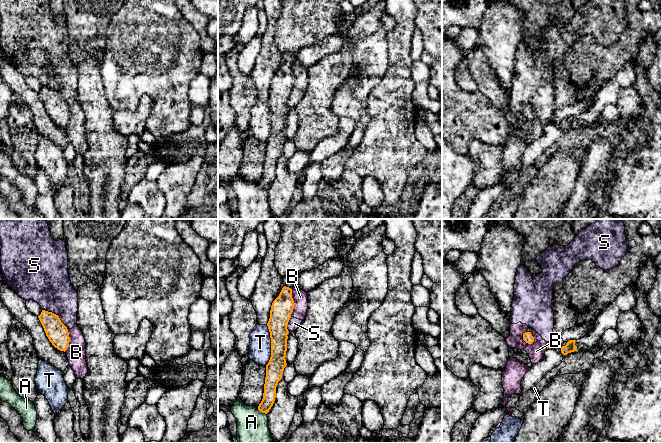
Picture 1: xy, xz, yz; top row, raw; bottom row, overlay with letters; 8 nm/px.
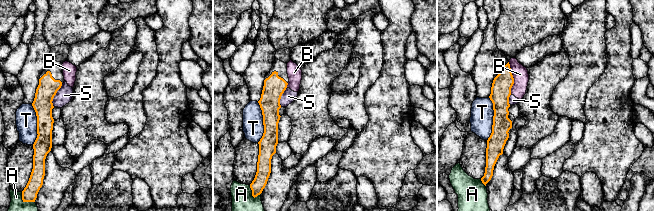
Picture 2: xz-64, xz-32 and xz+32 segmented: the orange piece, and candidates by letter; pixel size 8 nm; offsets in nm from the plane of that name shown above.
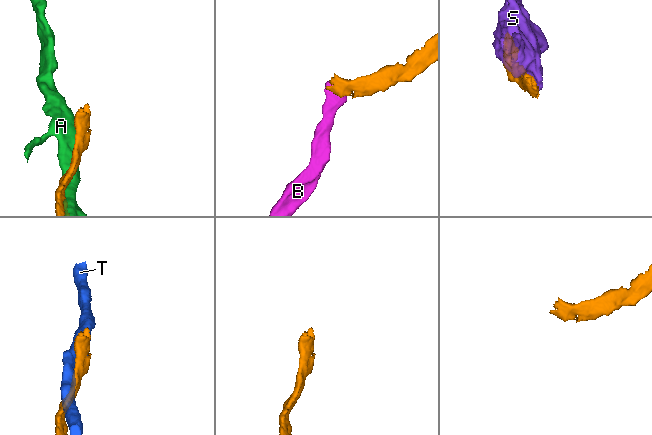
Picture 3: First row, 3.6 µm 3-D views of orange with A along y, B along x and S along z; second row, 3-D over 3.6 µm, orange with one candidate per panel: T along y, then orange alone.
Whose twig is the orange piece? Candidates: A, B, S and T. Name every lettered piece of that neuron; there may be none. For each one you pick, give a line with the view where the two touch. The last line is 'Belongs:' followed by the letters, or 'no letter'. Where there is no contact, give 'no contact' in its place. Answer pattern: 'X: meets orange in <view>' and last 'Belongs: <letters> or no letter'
Belongs: no letter

